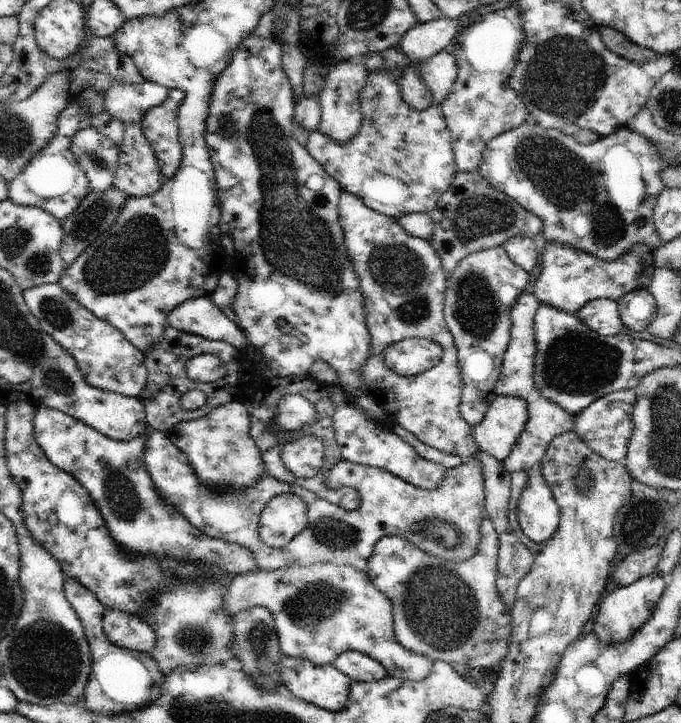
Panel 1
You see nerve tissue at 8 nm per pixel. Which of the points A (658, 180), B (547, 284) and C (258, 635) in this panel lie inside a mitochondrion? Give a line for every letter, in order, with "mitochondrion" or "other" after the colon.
A: other
B: other
C: mitochondrion

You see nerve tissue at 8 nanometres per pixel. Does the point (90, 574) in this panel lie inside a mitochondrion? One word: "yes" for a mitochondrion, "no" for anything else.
no

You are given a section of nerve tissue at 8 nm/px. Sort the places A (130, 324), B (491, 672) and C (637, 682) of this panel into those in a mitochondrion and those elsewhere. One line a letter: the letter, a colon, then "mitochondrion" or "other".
A: other
B: other
C: other

